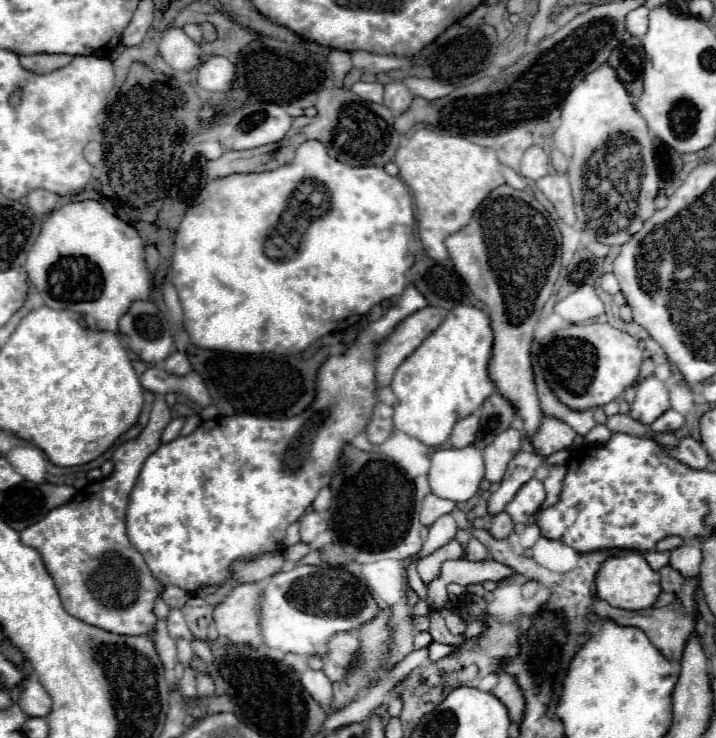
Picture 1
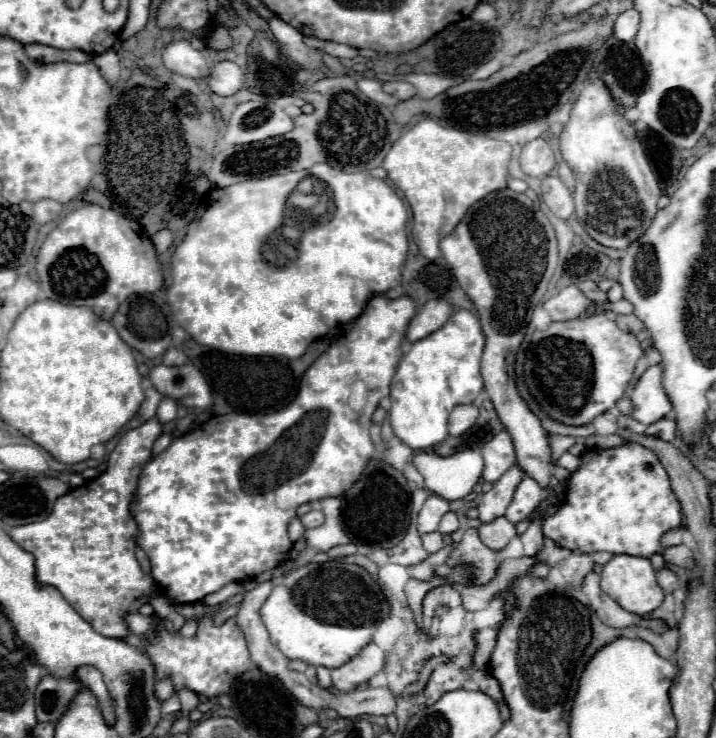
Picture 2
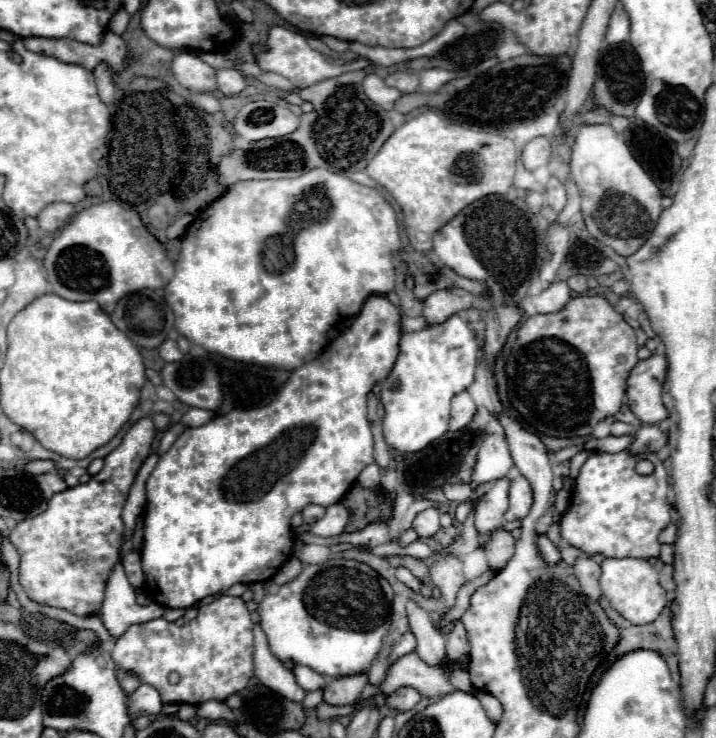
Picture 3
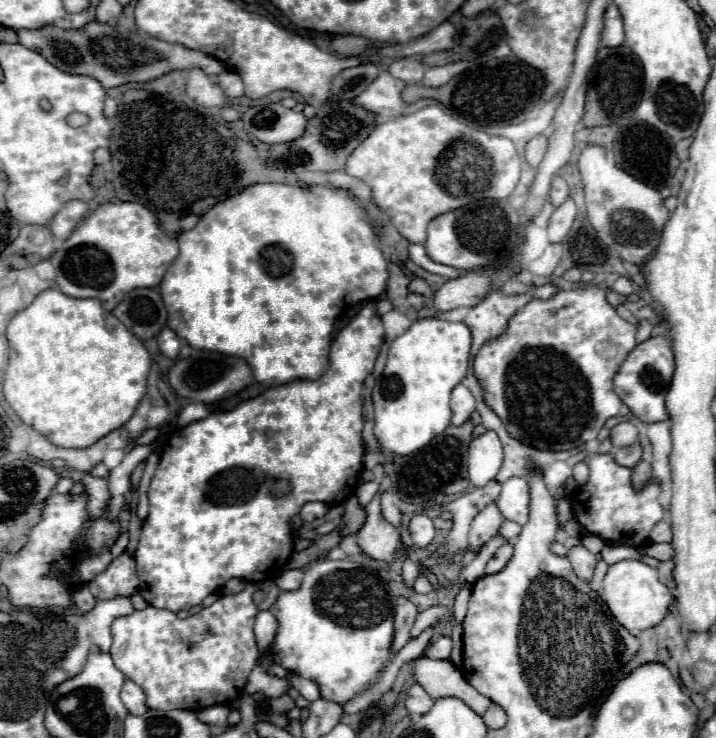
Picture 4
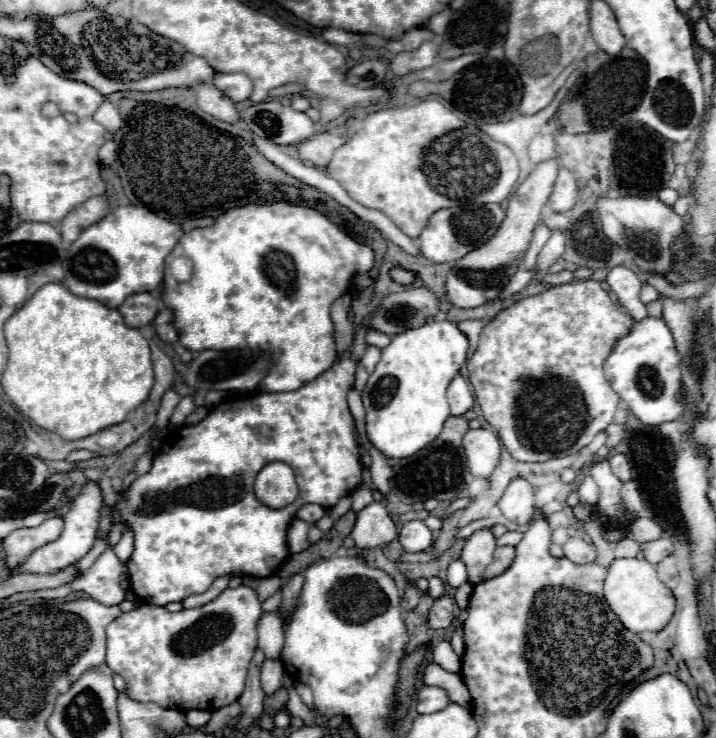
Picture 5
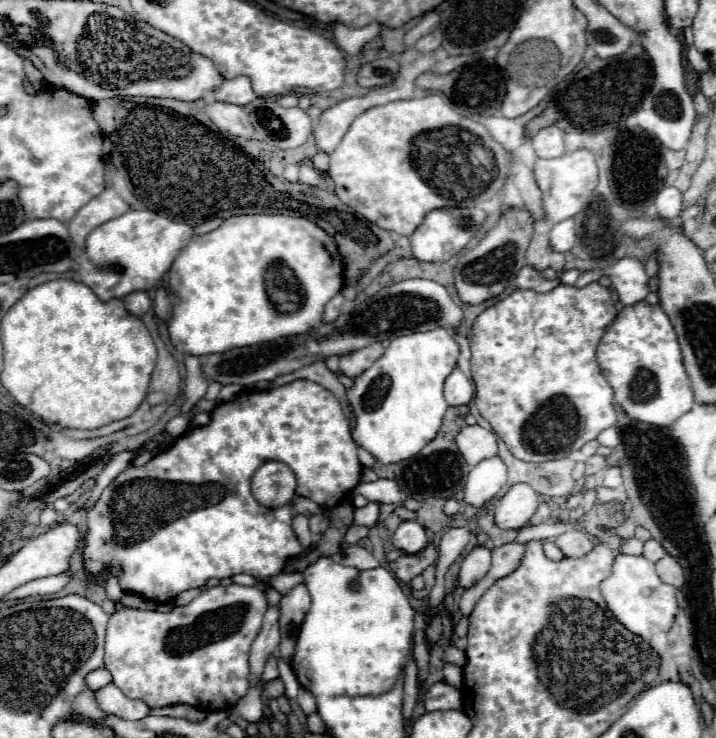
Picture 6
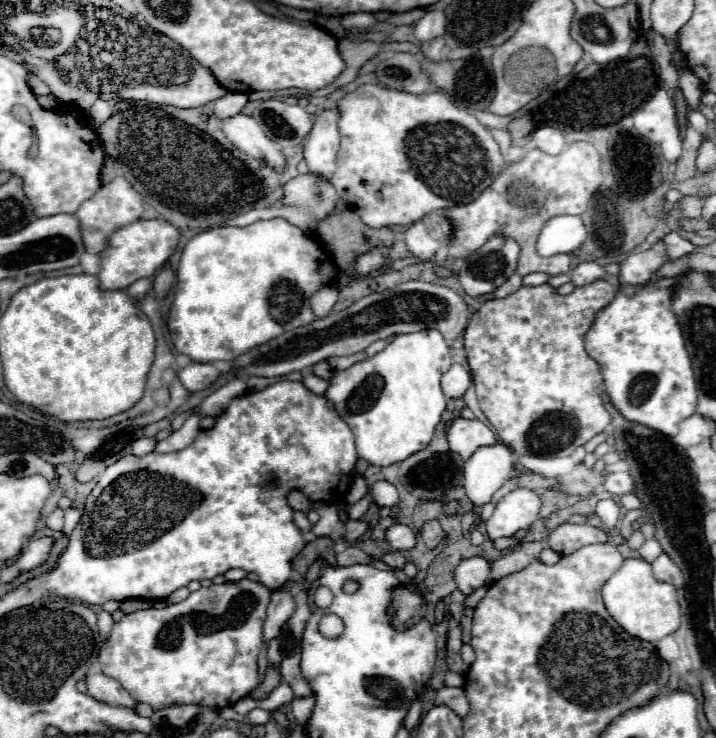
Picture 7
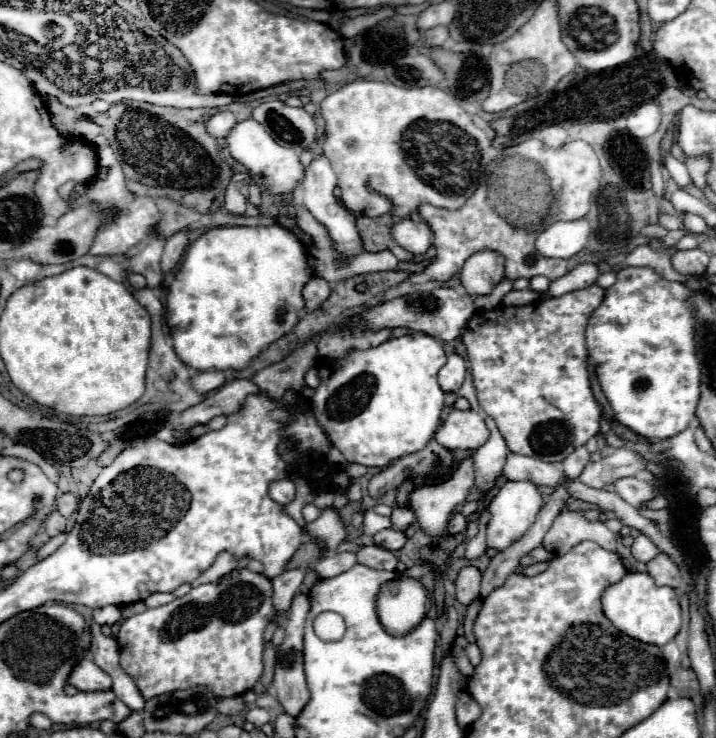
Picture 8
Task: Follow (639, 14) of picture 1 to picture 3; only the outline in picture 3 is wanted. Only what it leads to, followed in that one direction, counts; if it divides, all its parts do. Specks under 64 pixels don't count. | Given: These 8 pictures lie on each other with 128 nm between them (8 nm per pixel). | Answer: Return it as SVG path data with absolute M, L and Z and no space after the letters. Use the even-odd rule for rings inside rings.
M616 8L612 18L610 18L610 24L608 24L608 32L606 32L606 40L610 44L618 44L618 42L624 42L628 40L630 36L630 16L626 14L624 8Z

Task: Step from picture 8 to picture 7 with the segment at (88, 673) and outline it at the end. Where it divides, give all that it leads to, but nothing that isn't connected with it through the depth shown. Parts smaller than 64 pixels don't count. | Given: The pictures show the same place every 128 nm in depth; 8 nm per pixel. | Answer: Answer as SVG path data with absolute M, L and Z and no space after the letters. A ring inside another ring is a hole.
M88 674L86 682L88 682L88 694L94 700L106 702L110 706L122 706L122 708L136 710L138 702L114 678L108 678L104 674Z

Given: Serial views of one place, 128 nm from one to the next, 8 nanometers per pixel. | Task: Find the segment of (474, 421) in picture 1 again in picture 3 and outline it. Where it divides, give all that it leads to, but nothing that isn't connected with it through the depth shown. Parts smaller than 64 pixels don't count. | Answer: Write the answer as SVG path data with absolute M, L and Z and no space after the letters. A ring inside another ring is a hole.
M460 392L452 398L452 414L450 414L450 430L464 428L476 414L476 404L472 402L468 392Z

